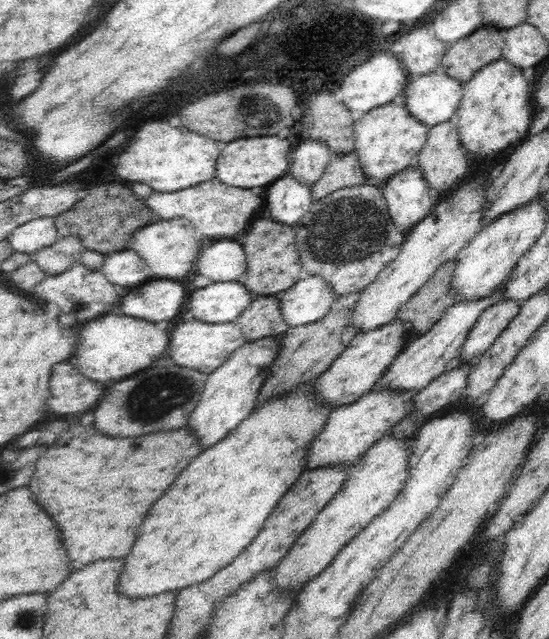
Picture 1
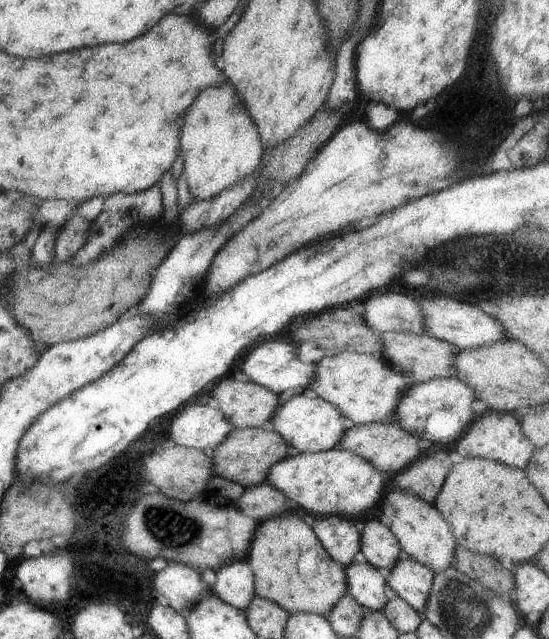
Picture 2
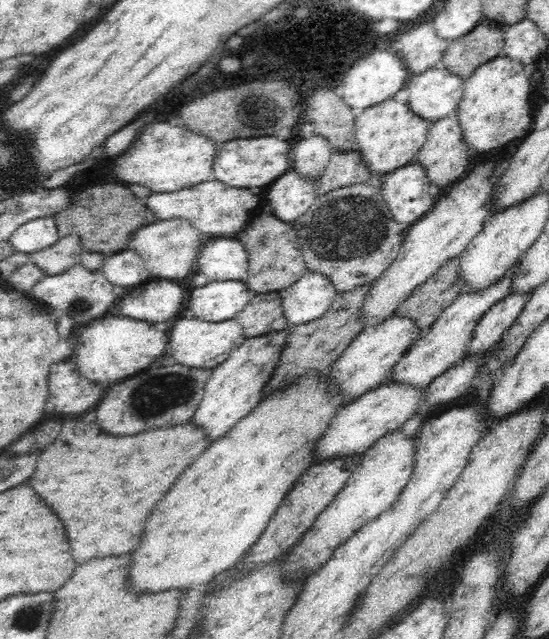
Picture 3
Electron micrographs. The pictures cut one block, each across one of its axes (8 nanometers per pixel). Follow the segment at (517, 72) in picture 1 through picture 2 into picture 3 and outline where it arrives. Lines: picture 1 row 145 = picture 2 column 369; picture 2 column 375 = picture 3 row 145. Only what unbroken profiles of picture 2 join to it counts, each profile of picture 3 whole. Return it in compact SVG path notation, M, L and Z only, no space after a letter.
M500 54L480 65L464 83L463 97L456 112L464 142L478 154L492 154L494 149L522 140L532 131L529 71L521 62Z

